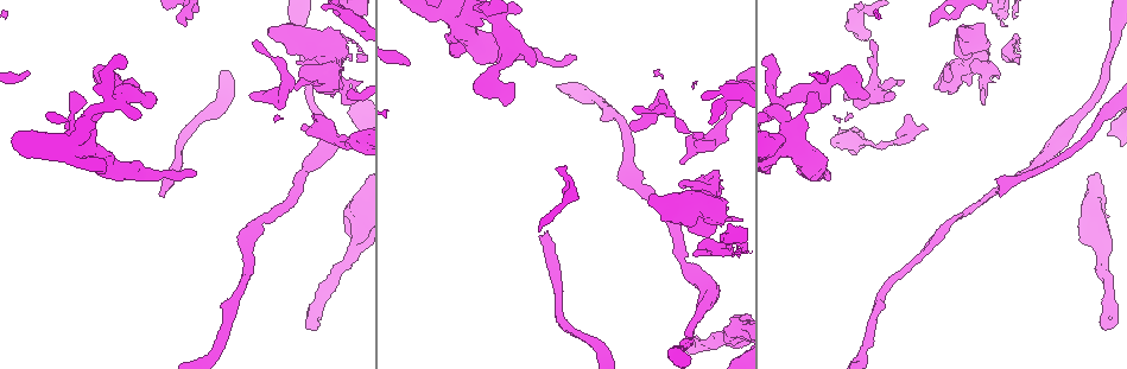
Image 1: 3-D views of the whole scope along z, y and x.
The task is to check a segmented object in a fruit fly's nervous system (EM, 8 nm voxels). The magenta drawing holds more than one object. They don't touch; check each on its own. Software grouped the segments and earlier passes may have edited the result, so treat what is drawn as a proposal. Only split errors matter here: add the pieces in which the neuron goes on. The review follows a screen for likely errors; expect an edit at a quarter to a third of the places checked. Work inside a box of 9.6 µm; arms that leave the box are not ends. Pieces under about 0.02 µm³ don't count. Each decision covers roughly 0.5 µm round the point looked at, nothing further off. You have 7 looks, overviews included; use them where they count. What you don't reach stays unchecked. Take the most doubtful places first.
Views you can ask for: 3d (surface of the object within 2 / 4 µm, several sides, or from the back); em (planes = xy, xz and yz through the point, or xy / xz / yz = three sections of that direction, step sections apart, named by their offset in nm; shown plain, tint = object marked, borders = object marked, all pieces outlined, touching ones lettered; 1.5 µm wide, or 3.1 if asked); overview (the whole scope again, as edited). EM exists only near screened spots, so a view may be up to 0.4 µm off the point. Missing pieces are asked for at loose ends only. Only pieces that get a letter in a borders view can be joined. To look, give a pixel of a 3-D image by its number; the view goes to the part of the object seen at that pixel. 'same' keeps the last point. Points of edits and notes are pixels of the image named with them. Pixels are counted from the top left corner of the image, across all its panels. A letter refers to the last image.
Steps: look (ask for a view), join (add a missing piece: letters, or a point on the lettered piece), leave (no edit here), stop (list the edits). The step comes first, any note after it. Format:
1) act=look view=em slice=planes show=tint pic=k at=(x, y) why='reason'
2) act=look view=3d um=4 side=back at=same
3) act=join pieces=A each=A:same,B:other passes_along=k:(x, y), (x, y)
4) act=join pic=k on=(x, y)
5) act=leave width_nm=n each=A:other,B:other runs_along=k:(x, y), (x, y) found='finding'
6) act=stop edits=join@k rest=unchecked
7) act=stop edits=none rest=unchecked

act=look view=em slice=planes show=borders pic=1 at=(1103, 325)

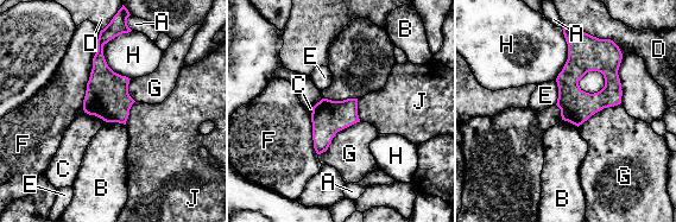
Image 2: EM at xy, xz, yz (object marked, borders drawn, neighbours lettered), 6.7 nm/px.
act=leave width_nm=220 each=A:other,B:other,C:other,D:other,E:other,F:other,G:other,H:other,J:other border=2:(84, 112), (106, 121) found='none of them fits'

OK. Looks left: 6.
act=look view=em slice=planes show=borders pic=1 at=(305, 129) why='an open end'

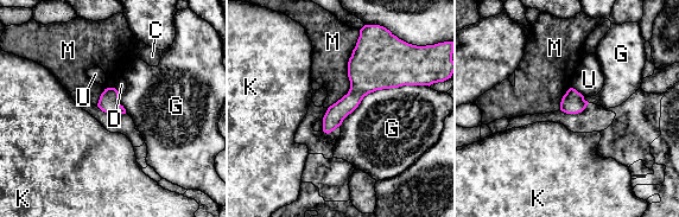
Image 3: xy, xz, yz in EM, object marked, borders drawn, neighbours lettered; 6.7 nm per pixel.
act=leave each=C:other,D:other,G:other,K:other,M:other,U:other border=3:(360, 30), (349, 90), (328, 108) found='none of them fits'

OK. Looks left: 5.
act=look view=3d um=2 pic=1 at=(256, 40) why='free end'

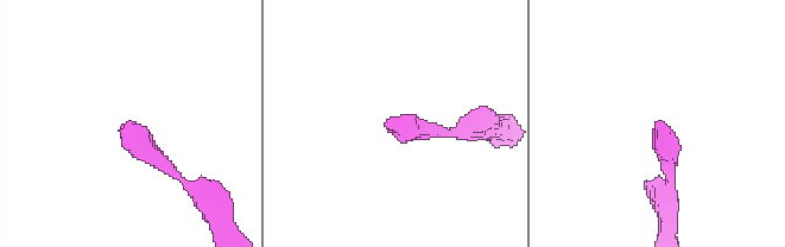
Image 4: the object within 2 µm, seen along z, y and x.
act=look view=em slice=planes show=tint pic=4 at=(389, 124)

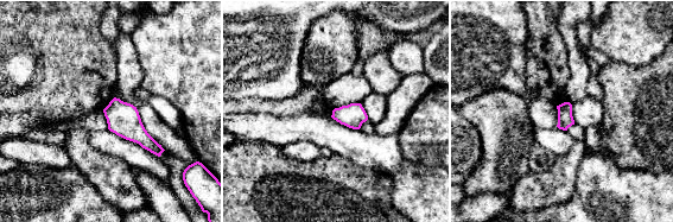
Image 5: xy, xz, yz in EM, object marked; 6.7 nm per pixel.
act=look view=em slice=planes show=borders at=same why='see the neighbours'

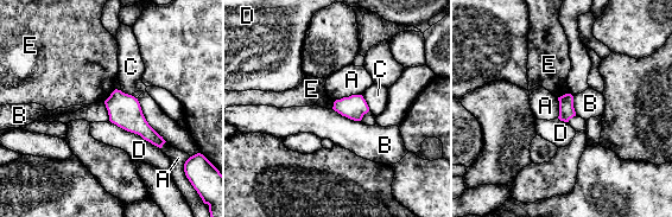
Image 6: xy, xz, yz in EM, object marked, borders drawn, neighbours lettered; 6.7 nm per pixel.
act=leave longest_contact=D:400nm each=A:other,B:other,C:other,D:other,E:other found='none of them fits'

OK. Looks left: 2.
act=stop edits=none rest=unchecked

